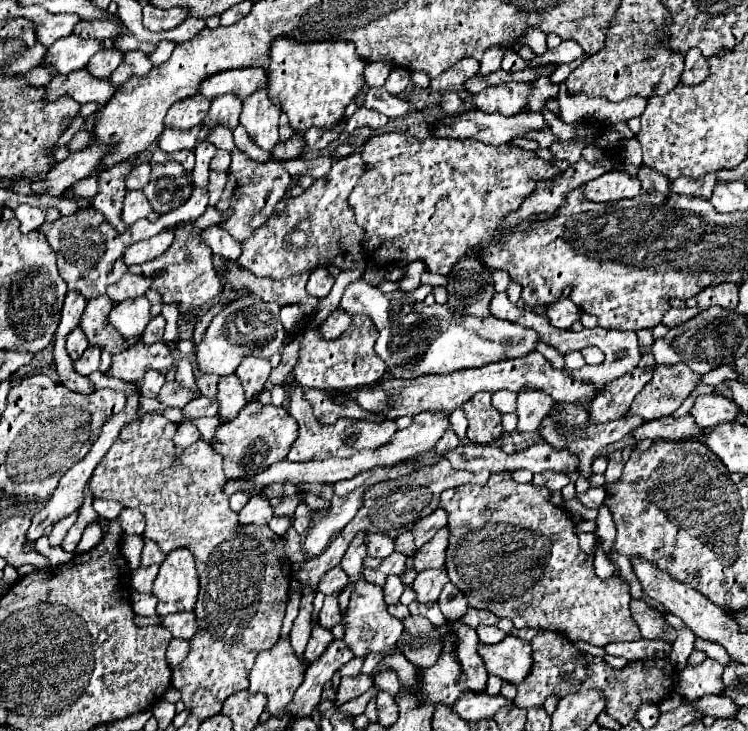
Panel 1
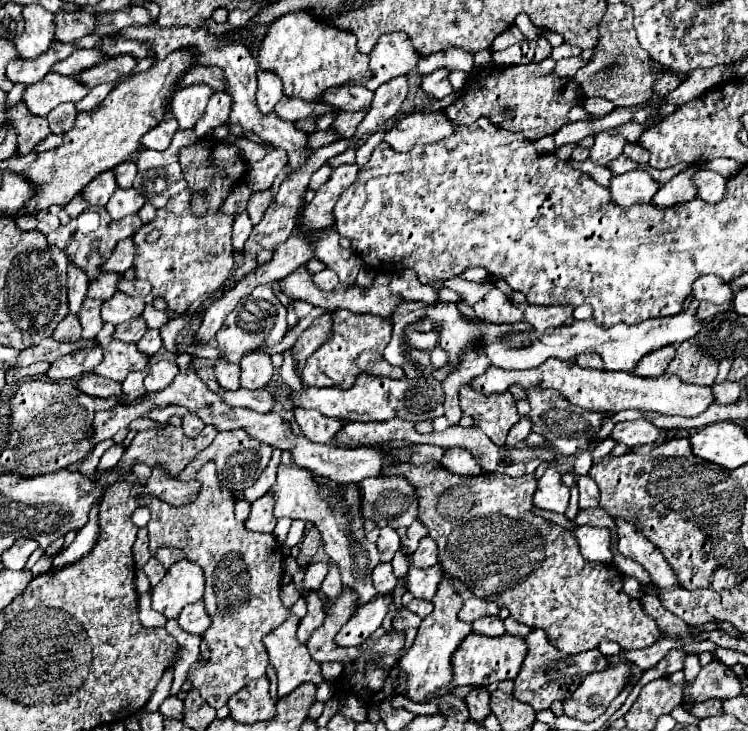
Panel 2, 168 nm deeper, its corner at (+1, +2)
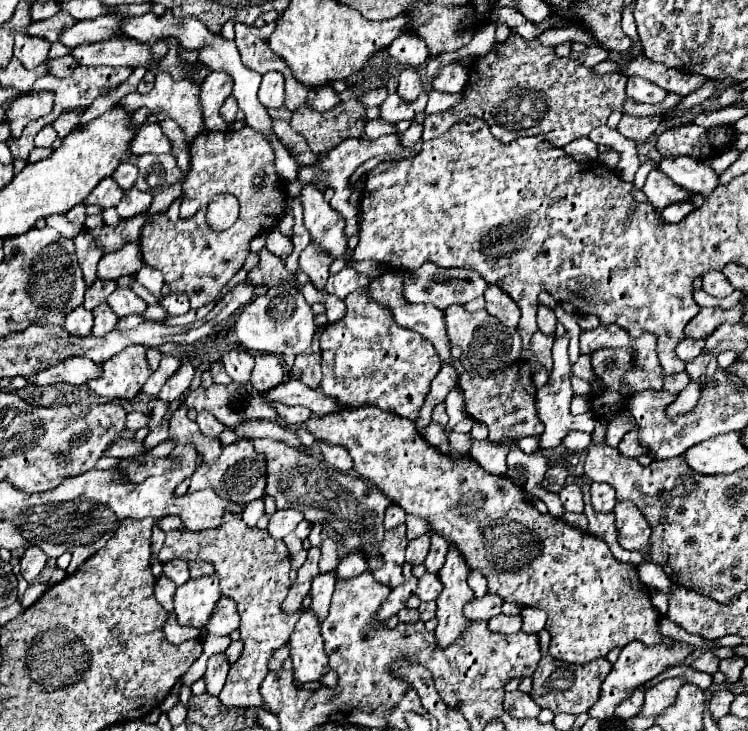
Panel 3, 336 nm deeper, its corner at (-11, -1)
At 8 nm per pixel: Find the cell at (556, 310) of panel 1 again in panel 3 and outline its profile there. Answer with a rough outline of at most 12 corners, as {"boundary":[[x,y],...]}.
{"boundary":[[538,305],[538,329],[554,335],[558,319],[552,307]]}

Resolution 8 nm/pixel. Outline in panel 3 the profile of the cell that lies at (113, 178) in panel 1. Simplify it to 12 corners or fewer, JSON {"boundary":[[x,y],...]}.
{"boundary":[[106,177],[84,199],[84,205],[116,207],[122,189]]}

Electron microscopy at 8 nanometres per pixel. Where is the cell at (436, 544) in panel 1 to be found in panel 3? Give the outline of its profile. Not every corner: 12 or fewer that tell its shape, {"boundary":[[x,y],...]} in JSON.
{"boundary":[[432,533],[432,545],[424,565],[438,573],[446,561],[450,543]]}

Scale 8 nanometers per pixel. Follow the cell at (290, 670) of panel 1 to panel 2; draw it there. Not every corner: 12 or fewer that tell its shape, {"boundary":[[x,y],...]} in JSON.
{"boundary":[[290,616],[264,638],[278,696],[324,682],[320,664],[296,640]]}

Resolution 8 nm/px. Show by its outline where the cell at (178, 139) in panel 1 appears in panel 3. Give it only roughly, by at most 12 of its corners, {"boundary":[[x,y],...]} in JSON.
{"boundary":[[144,123],[130,153],[170,153],[158,123]]}

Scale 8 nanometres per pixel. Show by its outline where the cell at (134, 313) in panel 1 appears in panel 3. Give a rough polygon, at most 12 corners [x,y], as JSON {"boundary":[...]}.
{"boundary":[[118,287],[108,305],[118,317],[142,315],[146,301],[130,287]]}

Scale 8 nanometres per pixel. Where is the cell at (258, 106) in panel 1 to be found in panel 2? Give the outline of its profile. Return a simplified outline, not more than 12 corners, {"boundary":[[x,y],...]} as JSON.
{"boundary":[[258,70],[258,108],[274,112],[282,100],[282,80]]}

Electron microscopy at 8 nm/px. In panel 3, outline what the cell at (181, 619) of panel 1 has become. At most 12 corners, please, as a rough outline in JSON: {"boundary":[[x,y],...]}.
{"boundary":[[222,597],[204,627],[208,635],[230,635],[240,627],[232,599]]}

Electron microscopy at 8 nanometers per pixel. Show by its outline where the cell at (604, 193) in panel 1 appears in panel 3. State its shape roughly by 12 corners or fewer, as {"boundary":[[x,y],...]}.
{"boundary":[[660,169],[648,175],[644,193],[658,211],[690,199]]}

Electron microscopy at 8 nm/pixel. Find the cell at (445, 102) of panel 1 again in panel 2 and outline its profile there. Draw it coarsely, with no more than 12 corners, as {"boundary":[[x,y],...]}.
{"boundary":[[448,70],[422,78],[422,88],[438,100],[452,92]]}

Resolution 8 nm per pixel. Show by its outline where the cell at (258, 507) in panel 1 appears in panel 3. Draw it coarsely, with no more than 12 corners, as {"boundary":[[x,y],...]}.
{"boundary":[[296,509],[276,511],[268,523],[274,539],[284,539],[304,515]]}

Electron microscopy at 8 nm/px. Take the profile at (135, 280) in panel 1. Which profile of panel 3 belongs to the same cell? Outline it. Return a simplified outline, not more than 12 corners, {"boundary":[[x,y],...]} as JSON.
{"boundary":[[96,281],[86,289],[84,307],[106,303],[116,281]]}

